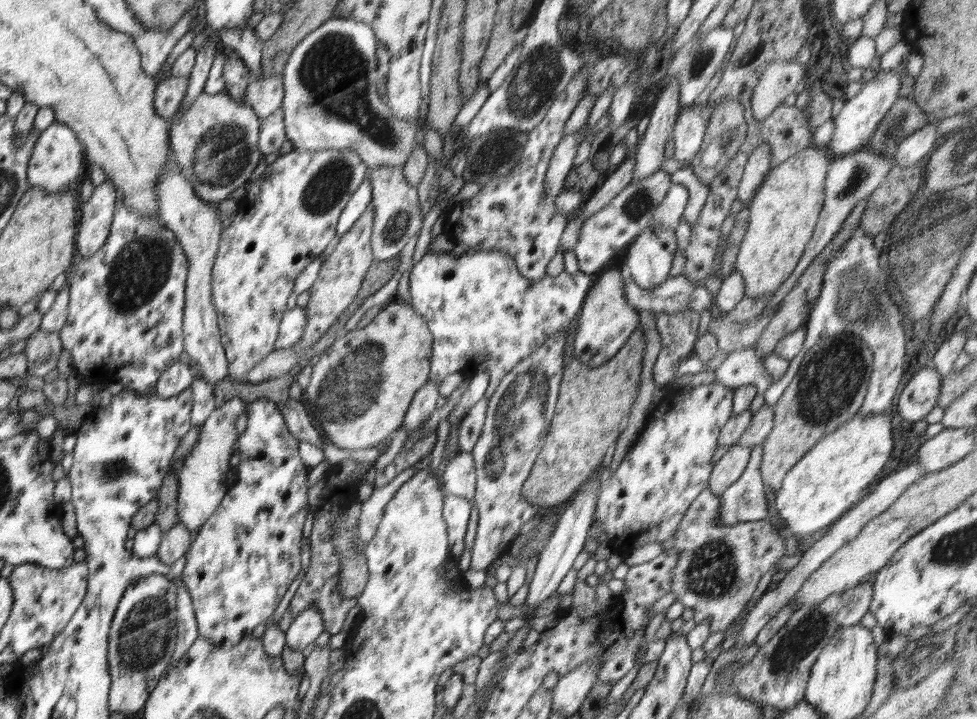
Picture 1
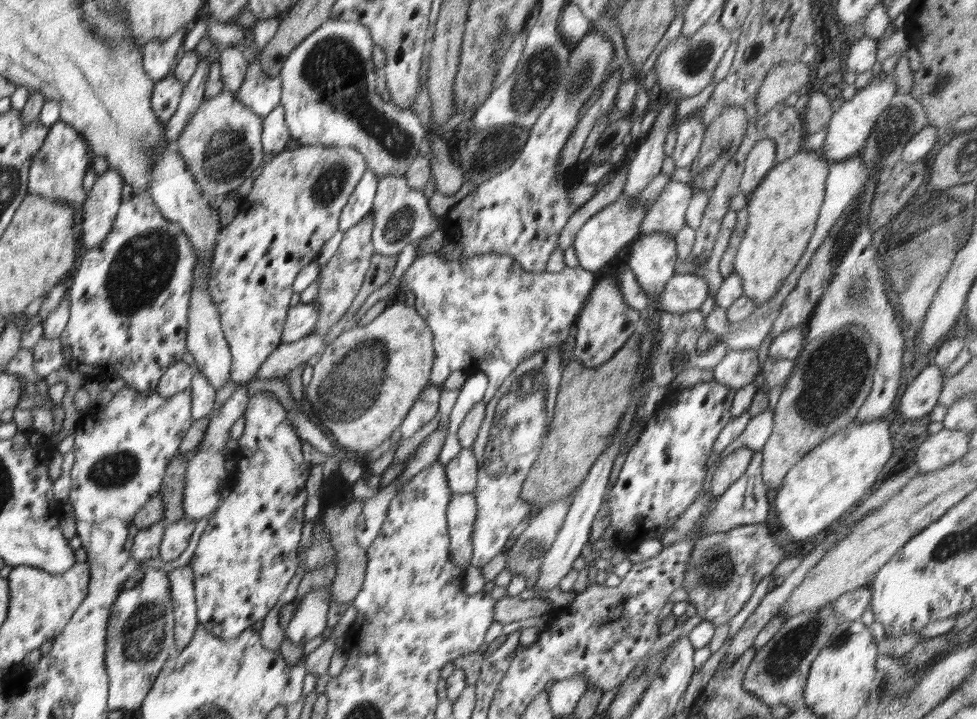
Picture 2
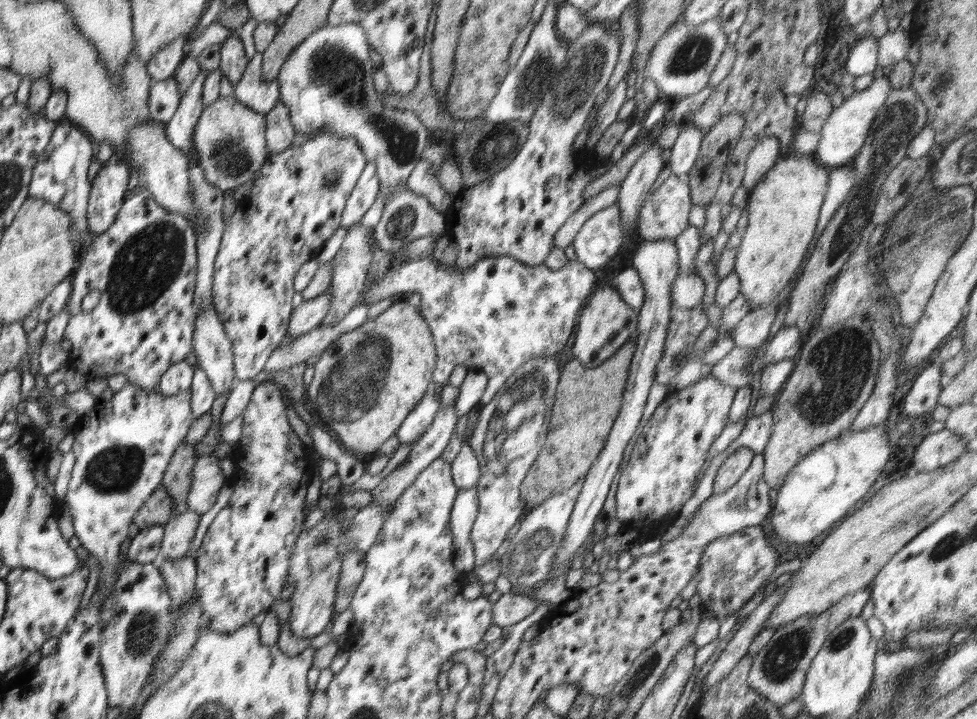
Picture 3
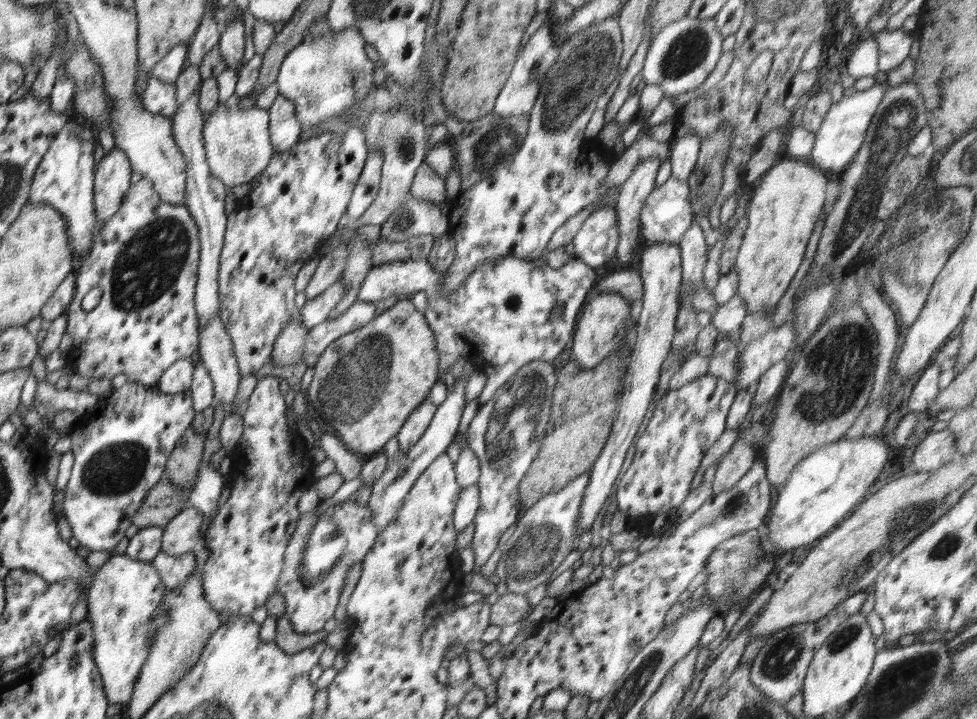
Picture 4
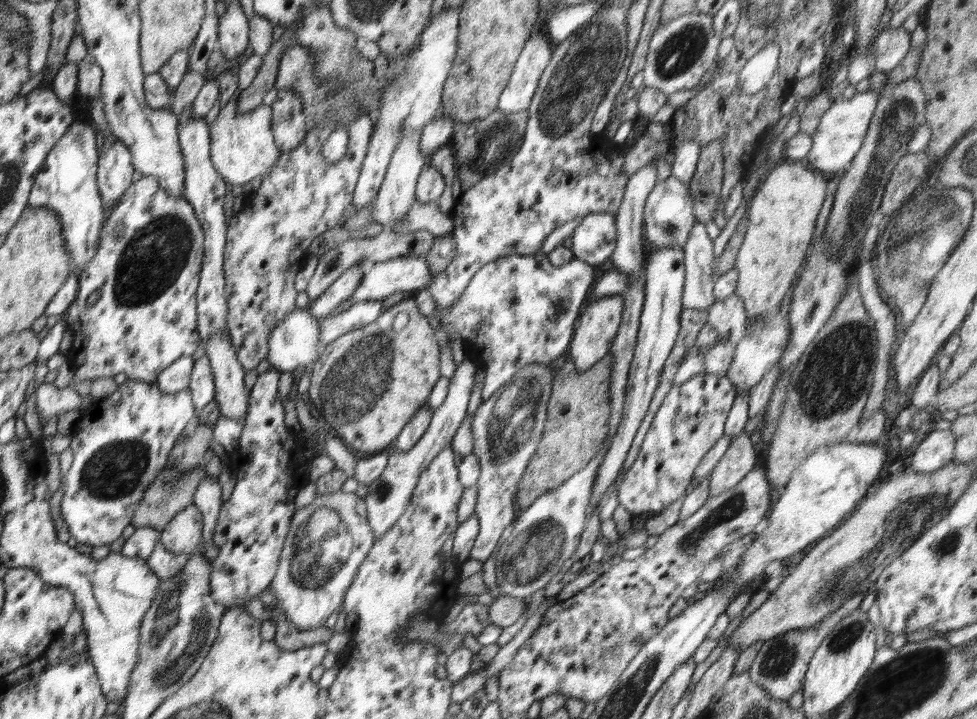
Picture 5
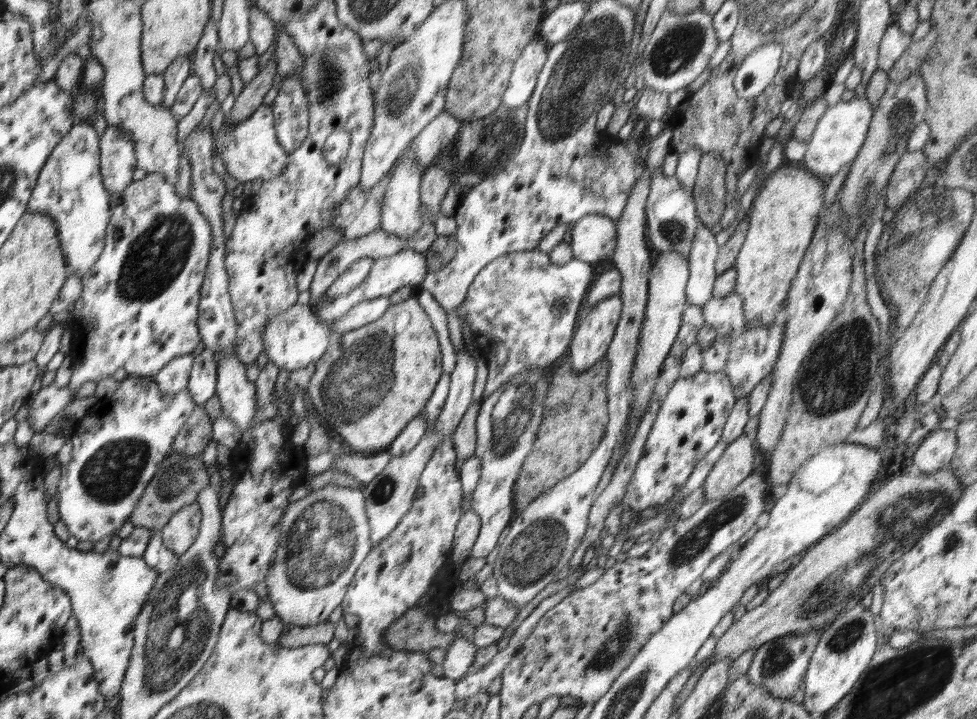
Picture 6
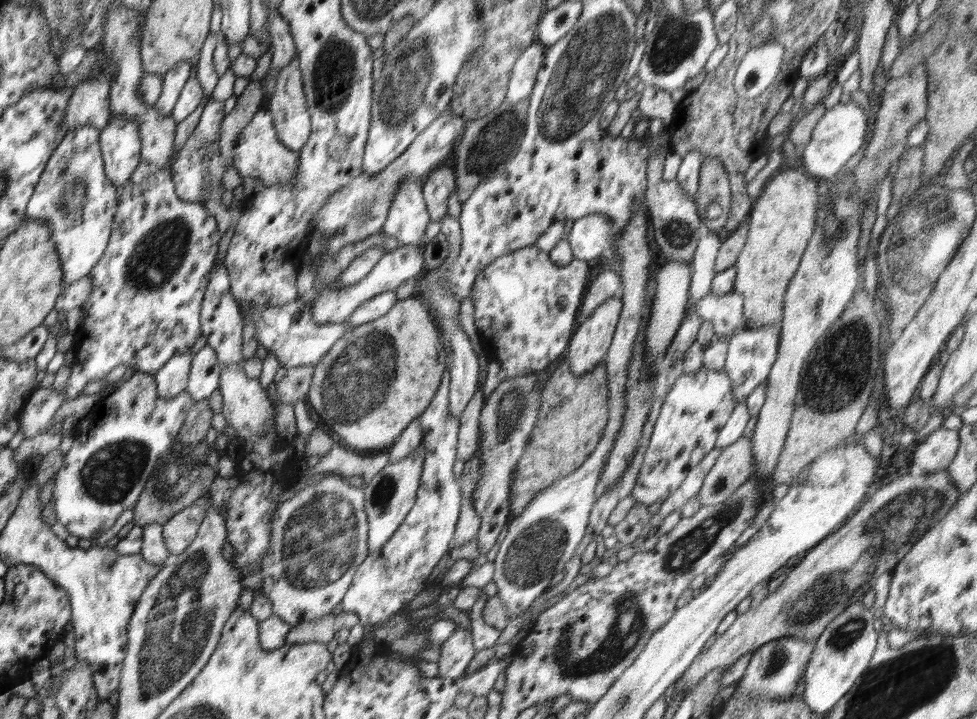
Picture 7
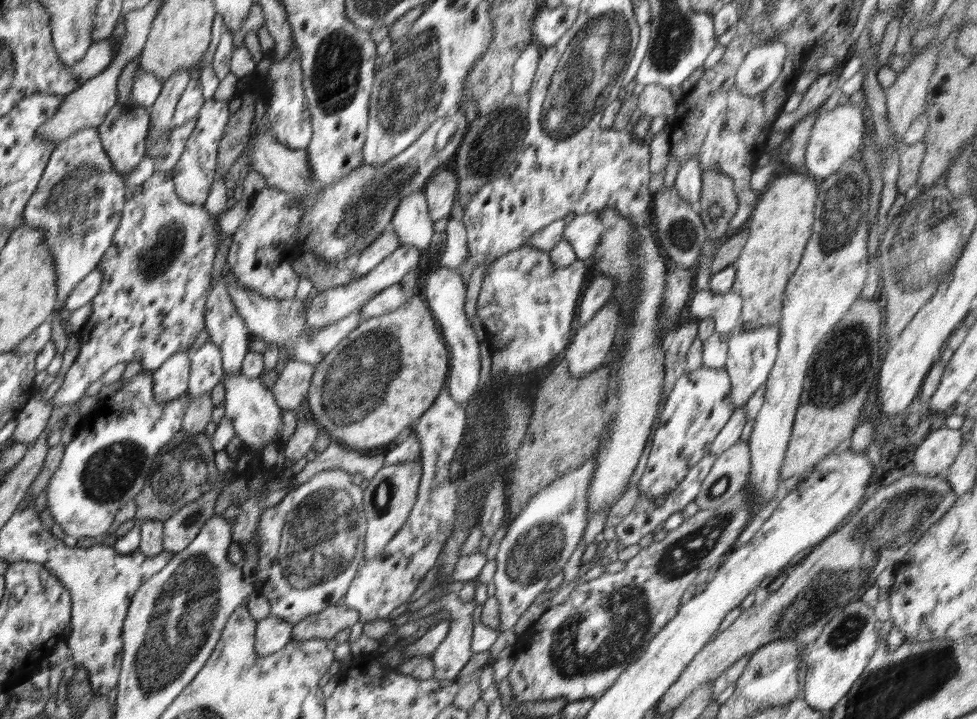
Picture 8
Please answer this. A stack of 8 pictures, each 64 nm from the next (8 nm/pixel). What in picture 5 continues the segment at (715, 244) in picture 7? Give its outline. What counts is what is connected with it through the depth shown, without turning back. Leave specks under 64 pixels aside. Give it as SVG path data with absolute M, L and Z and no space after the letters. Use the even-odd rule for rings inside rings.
M697 222L691 231L683 250L685 283L681 301L684 309L706 311L716 301L713 295L716 276L712 273L714 241L710 240L704 223Z

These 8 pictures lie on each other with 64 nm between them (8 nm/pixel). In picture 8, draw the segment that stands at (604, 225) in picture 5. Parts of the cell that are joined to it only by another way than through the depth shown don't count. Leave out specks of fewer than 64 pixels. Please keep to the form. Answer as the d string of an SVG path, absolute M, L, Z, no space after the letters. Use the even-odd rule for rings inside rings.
M596 213L576 214L574 219L565 226L565 239L576 253L578 260L583 261L596 253L603 224Z

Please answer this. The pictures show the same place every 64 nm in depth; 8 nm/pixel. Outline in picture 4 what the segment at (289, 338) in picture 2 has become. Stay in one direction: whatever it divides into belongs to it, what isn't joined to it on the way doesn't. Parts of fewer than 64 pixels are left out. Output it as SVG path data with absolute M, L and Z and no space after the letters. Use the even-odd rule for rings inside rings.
M343 280L331 284L322 294L312 300L307 300L299 310L299 320L306 328L312 328L328 320L330 311L344 296L345 286Z

